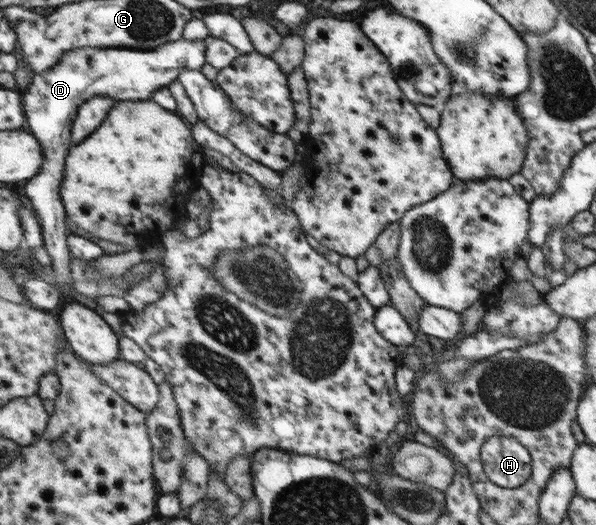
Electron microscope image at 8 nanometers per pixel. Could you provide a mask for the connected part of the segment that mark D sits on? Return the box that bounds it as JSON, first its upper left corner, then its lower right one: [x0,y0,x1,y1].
[24,38,207,291]

